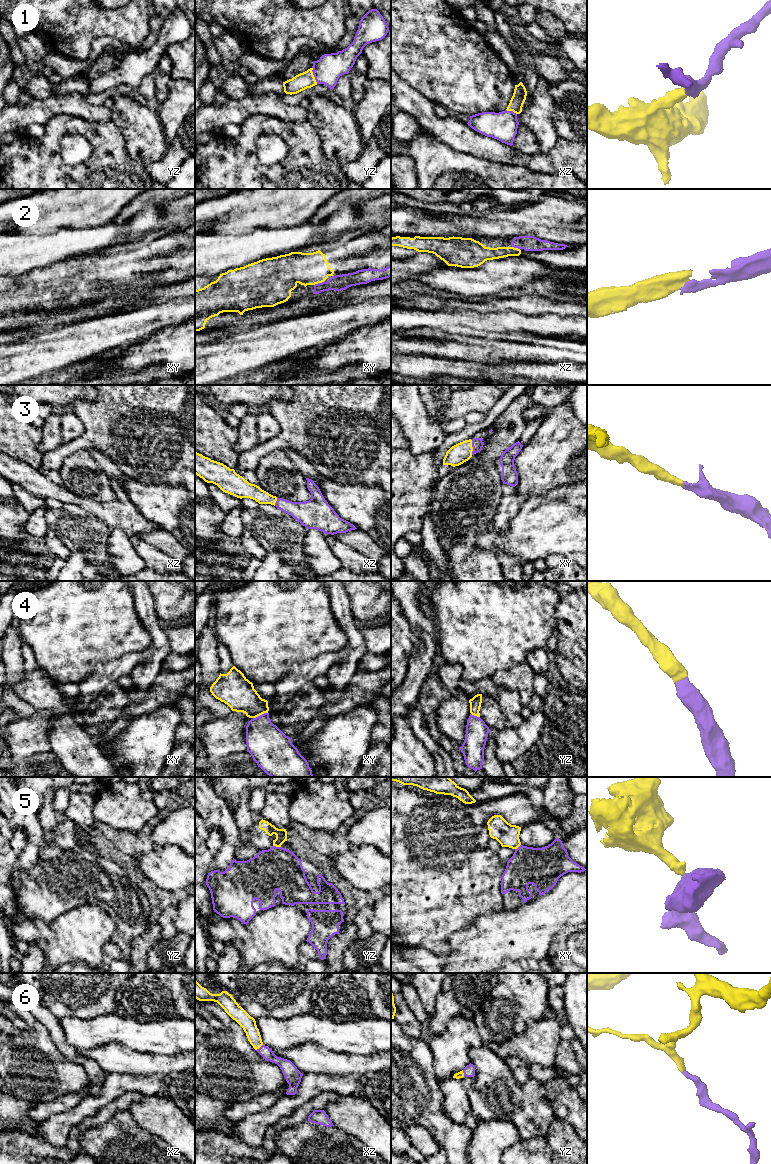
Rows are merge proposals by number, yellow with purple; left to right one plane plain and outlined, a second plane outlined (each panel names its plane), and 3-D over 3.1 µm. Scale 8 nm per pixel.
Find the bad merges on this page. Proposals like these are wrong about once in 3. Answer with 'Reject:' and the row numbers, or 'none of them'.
Reject: 5

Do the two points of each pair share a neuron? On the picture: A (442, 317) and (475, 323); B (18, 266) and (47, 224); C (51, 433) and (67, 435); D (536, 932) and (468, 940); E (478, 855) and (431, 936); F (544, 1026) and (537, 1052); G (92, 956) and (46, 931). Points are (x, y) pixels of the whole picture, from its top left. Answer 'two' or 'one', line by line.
A: one
B: two
C: two
D: one
E: one
F: one
G: two

